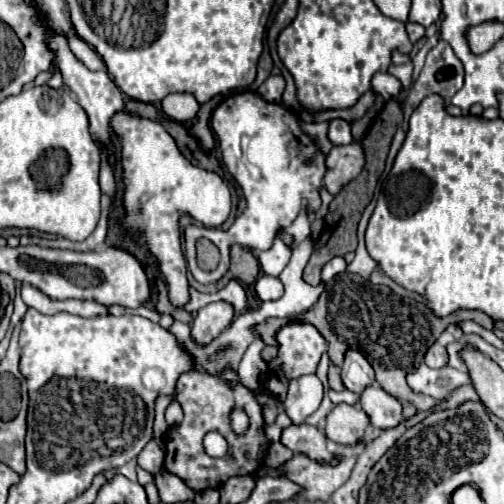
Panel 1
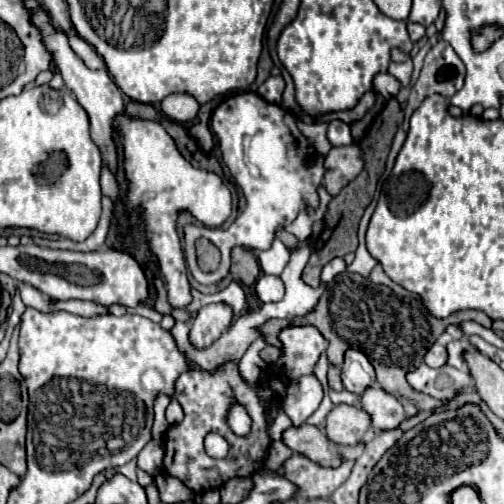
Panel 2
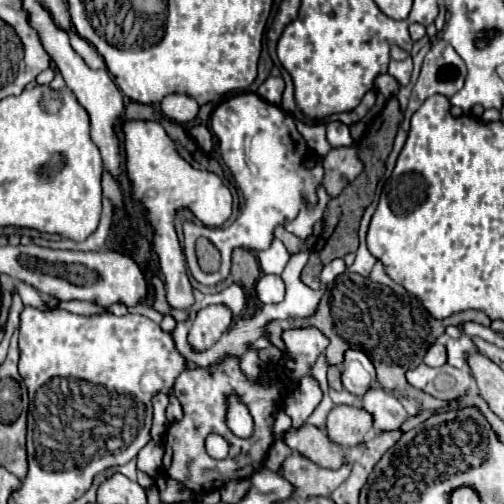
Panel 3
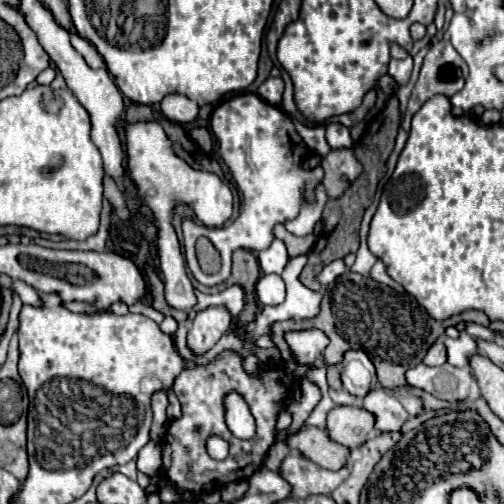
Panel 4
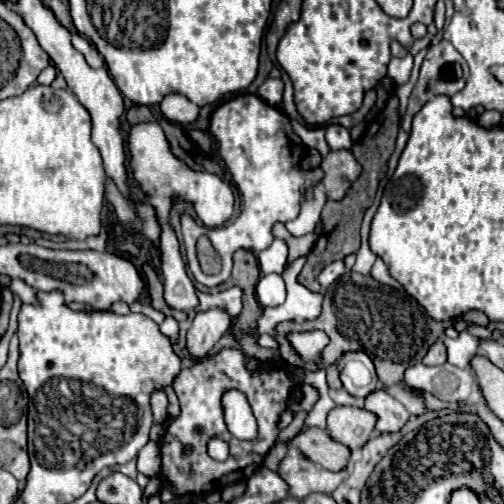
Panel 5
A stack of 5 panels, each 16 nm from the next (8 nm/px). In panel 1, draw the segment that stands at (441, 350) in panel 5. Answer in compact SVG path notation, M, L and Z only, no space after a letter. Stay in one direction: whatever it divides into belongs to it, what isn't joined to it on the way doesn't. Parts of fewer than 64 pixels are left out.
M434 342L428 352L424 356L425 364L430 368L442 368L448 364L448 354L446 354L446 346L442 346L440 342Z

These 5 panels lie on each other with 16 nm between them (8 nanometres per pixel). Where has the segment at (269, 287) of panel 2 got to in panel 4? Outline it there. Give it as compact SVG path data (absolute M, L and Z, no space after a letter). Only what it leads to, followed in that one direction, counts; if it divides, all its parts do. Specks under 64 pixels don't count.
M276 274L262 276L256 284L256 296L262 304L280 304L284 300L284 282Z

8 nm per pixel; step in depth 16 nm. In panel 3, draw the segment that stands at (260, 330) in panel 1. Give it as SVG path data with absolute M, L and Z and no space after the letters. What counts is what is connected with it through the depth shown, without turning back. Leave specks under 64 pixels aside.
M344 272L332 284L326 286L326 292L320 300L320 308L316 310L316 316L306 316L304 320L274 320L272 324L266 324L264 332L270 344L284 352L284 344L280 340L282 330L296 328L296 326L314 326L330 340L326 348L328 364L340 364L346 352L346 342L354 342L354 346L360 348L374 364L378 382L386 392L414 398L418 400L422 410L438 410L442 406L448 406L448 402L440 402L420 390L414 390L406 382L406 372L410 366L416 366L424 358L426 350L436 342L436 338L446 330L446 326L450 324L458 326L466 320L474 320L486 328L490 328L490 322L492 322L480 310L466 310L466 312L452 314L444 320L436 320L414 296L398 296L388 286L374 284L370 278Z

